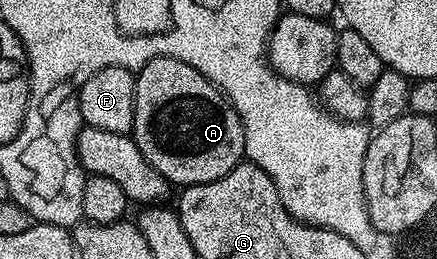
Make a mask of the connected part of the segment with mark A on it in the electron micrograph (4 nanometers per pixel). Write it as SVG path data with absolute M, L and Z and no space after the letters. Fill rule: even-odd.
M154 58L135 74L135 128L133 137L137 148L168 183L176 187L209 184L221 180L234 166L244 161L243 125L230 102L197 68L189 68L176 58Z

